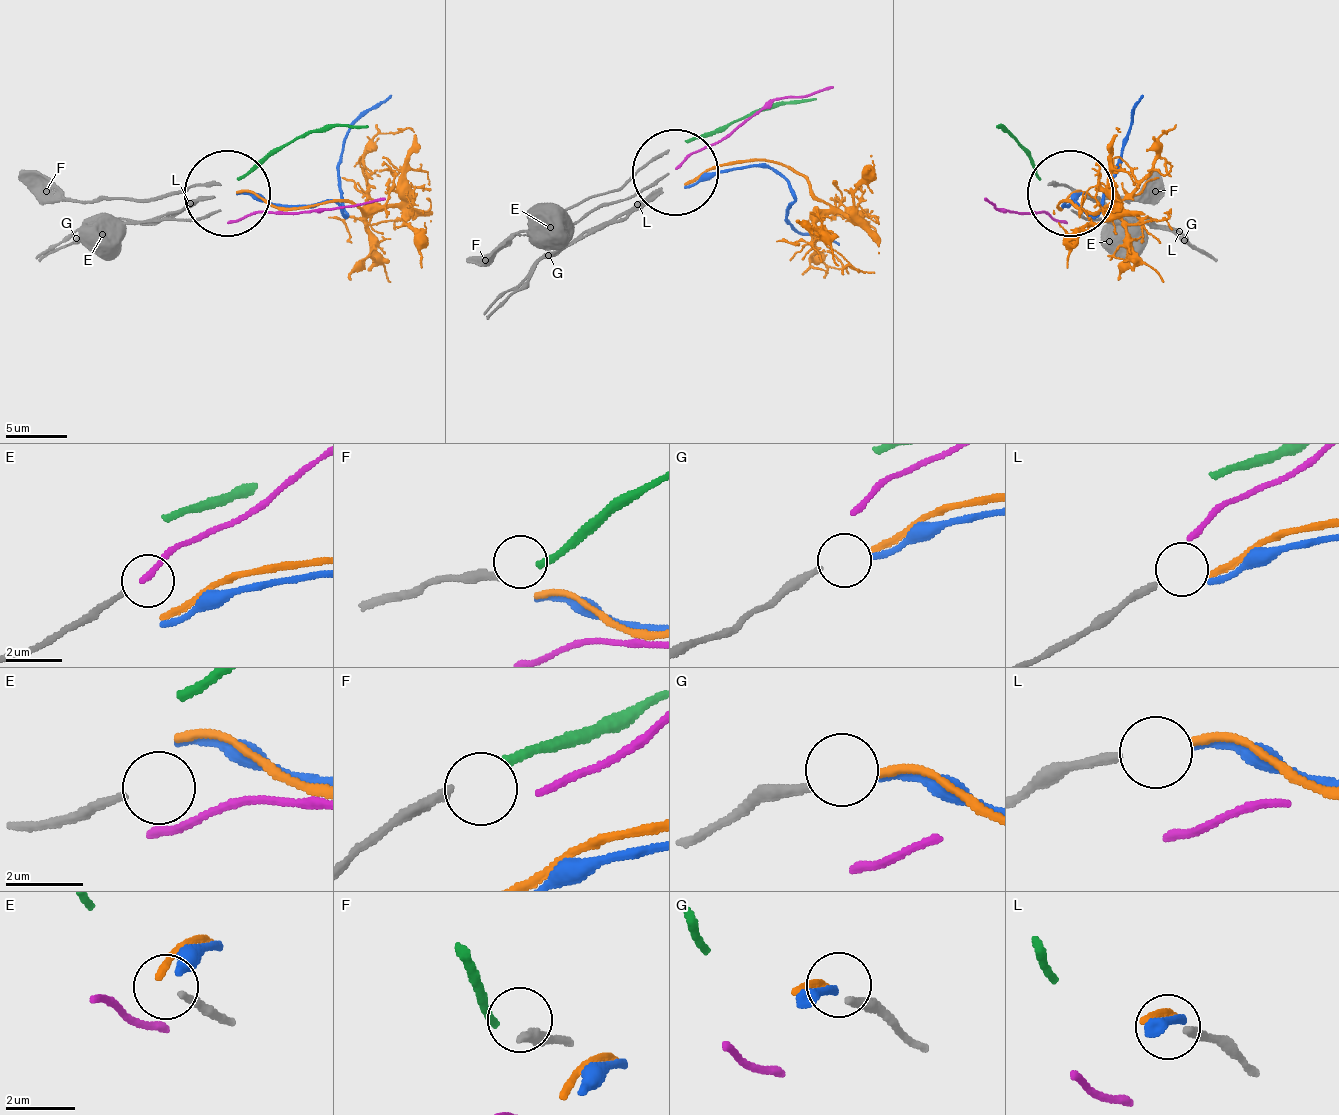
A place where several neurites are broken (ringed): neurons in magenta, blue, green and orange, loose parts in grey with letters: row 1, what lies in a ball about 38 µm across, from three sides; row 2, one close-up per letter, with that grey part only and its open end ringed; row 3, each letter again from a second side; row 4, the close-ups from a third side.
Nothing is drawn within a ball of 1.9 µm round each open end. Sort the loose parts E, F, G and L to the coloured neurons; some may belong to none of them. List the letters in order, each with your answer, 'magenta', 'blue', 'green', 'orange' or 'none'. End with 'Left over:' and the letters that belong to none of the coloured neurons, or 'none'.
E: none
F: green
G: blue
L: orange
Left over: E

